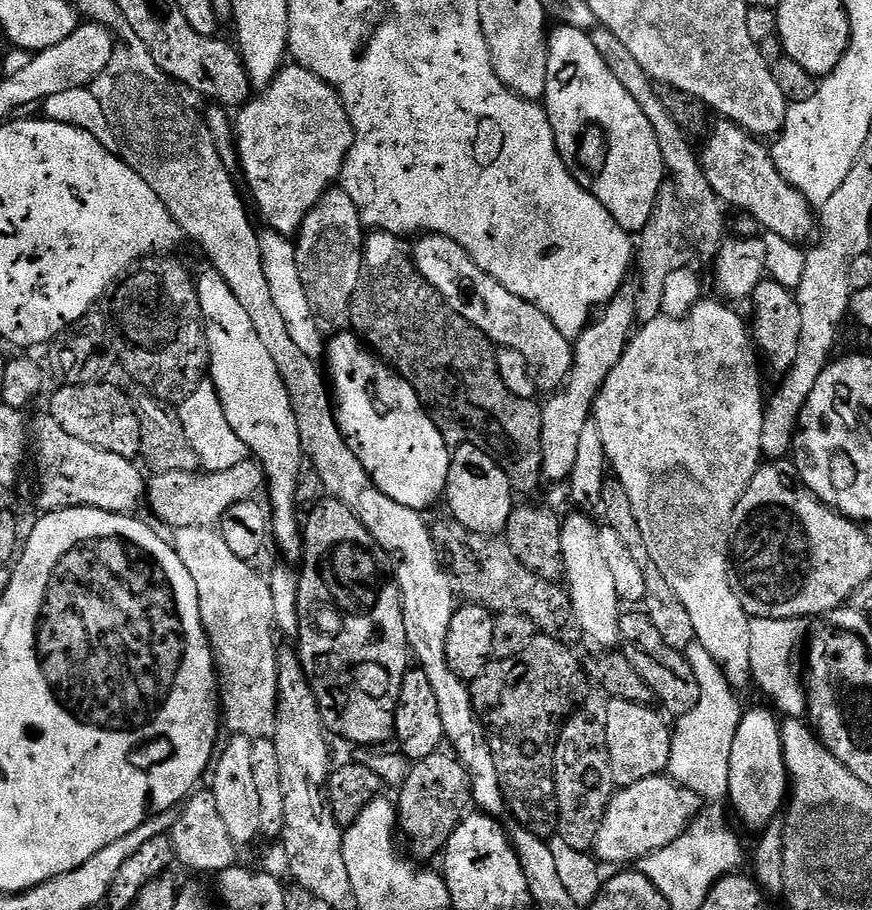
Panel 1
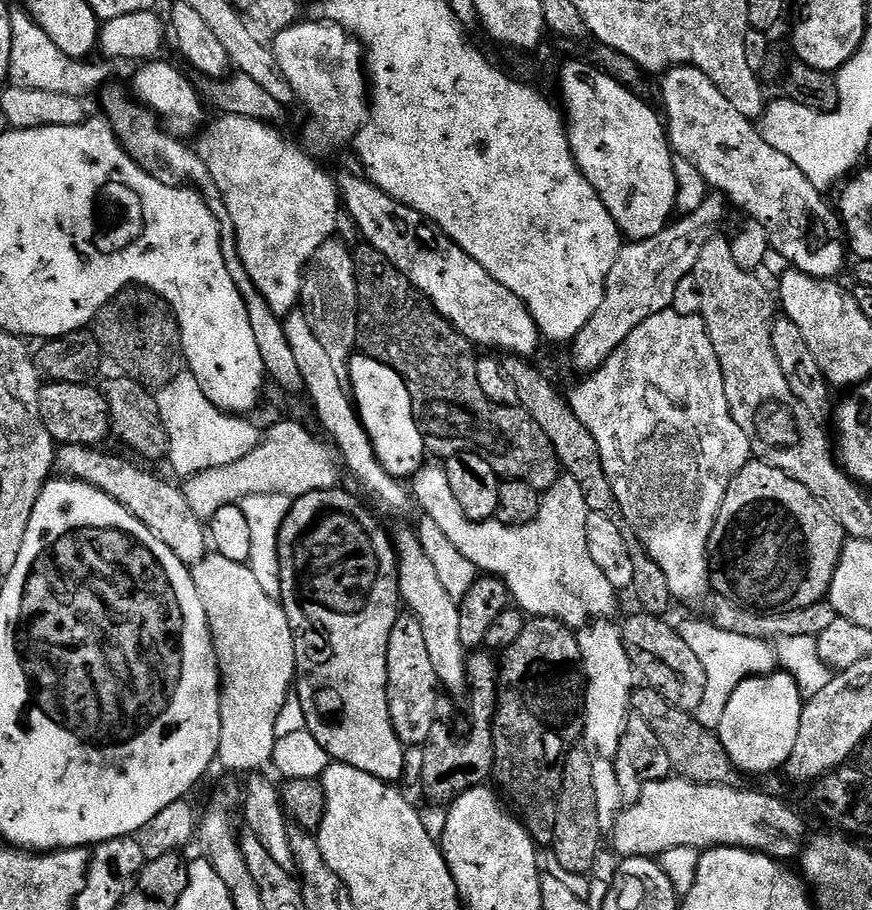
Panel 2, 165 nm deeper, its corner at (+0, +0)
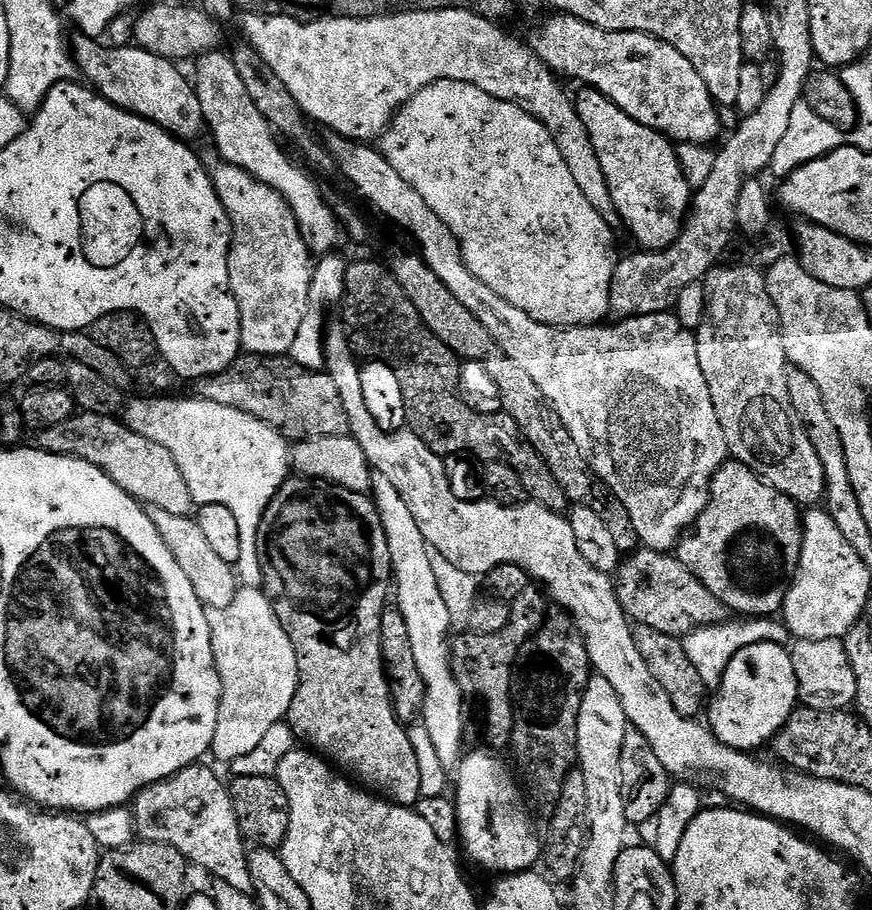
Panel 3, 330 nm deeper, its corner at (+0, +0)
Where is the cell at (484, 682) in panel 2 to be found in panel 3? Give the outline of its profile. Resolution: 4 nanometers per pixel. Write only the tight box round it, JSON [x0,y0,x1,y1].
[451,586,550,740]

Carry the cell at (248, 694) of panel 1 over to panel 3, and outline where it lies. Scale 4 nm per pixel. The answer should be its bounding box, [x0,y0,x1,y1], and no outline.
[208,587,298,766]

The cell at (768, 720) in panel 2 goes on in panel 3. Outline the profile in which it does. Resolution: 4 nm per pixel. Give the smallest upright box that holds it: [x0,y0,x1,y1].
[706,642,800,754]

